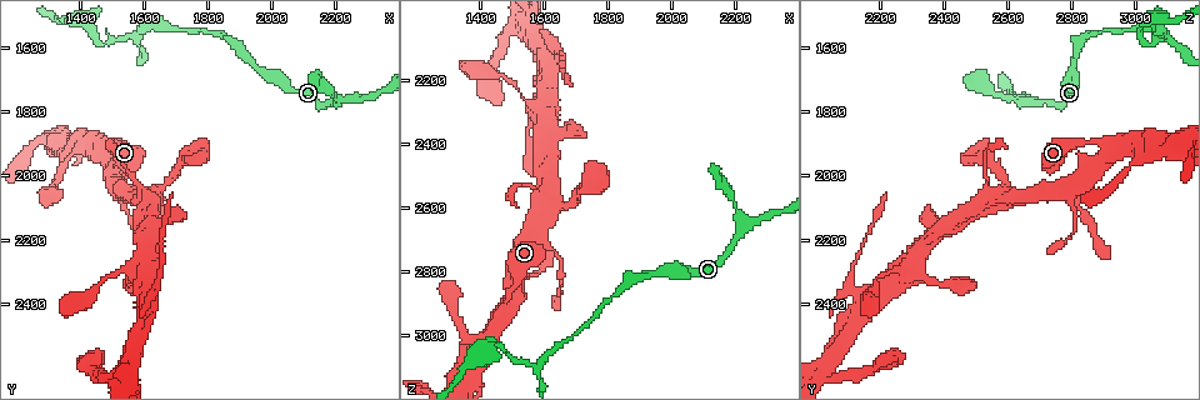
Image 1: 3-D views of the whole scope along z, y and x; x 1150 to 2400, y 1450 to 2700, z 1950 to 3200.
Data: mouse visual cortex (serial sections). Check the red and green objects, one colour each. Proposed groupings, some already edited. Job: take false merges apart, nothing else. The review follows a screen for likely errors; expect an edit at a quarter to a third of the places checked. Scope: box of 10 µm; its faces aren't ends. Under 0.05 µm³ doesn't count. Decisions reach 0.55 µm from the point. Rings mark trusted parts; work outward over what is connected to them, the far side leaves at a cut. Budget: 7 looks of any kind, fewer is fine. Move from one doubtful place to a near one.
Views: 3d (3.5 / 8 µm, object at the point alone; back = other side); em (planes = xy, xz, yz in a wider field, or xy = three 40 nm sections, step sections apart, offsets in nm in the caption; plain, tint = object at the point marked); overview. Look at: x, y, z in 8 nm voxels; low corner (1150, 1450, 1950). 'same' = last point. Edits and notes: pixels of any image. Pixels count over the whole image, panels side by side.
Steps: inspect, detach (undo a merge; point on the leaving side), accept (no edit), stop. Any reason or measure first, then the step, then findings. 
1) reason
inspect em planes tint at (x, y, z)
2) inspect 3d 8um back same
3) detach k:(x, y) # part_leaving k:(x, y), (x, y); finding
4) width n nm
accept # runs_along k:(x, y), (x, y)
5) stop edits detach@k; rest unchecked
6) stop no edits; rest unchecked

a narrow waist
inspect 3d 3.5um at (1940, 1650, 2810)

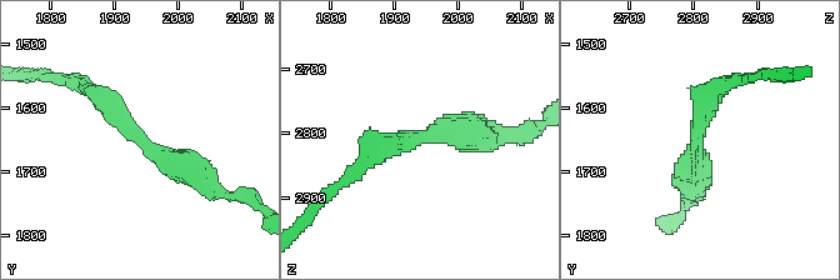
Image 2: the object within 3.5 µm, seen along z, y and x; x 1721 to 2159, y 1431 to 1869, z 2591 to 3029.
inspect em xy step 1 tint at (1940, 1655, 2805)

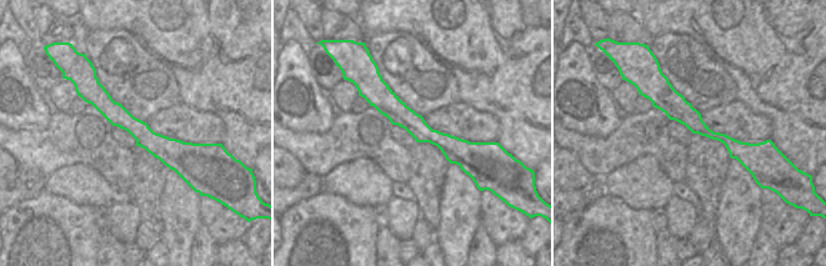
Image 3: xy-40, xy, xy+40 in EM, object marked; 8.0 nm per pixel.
width 180 nm
accept # runs_along 2:(208, 183), (161, 159), (85, 86); one cell here

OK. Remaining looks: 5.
calibre changes
inspect 3d 3.5um at (1440, 1530, 3020)

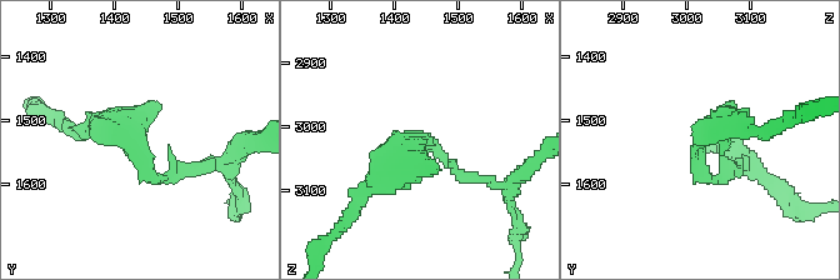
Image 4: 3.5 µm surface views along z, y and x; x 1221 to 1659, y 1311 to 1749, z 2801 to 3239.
inspect em xy step 5 tint at (1440, 1535, 3020)

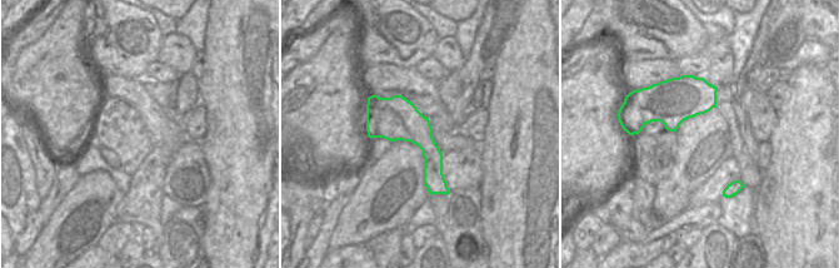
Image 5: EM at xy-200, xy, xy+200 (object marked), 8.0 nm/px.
accept # runs_along 4:(186, 171), (155, 179), (125, 129), (83, 129); all the same cell

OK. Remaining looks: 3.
abrupt turn
inspect 3d 3.5um at (1480, 1920, 2910)

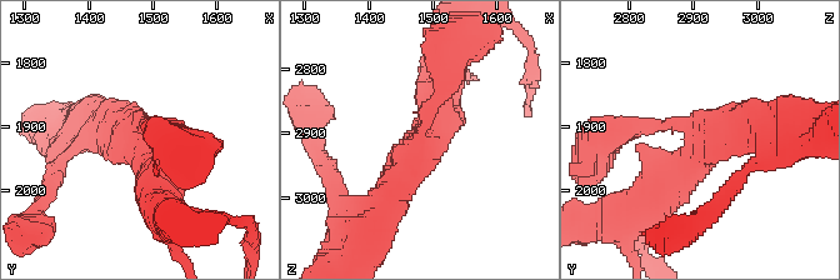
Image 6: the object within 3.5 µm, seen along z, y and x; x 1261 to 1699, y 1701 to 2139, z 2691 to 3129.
arms 3; arm_widths 250, 450, 500 nm; need the tissue
inspect em xy step 1 tint at (1485, 1915, 2910)

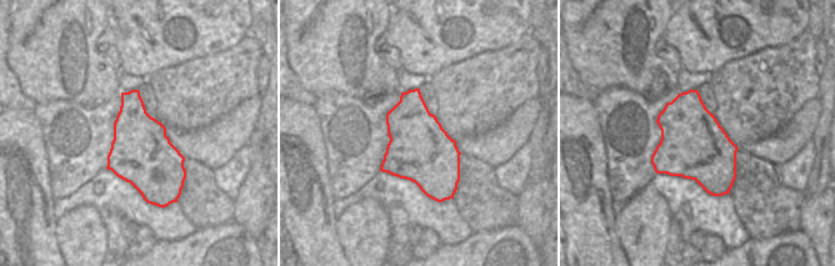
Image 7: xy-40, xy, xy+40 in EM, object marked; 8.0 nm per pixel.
cut it another way
inspect em planes tint same

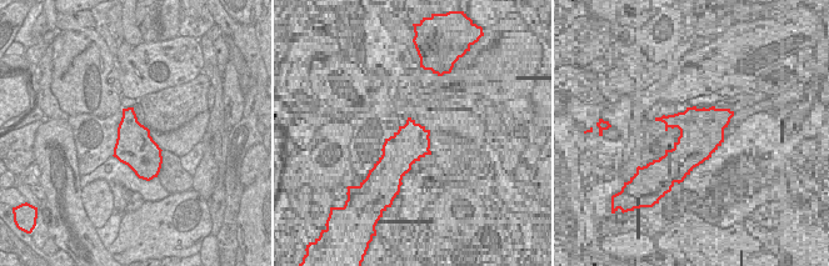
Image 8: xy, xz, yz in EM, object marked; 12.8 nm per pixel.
accept # continuous, no second cell

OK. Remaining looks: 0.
stop no edits; rest unchecked

